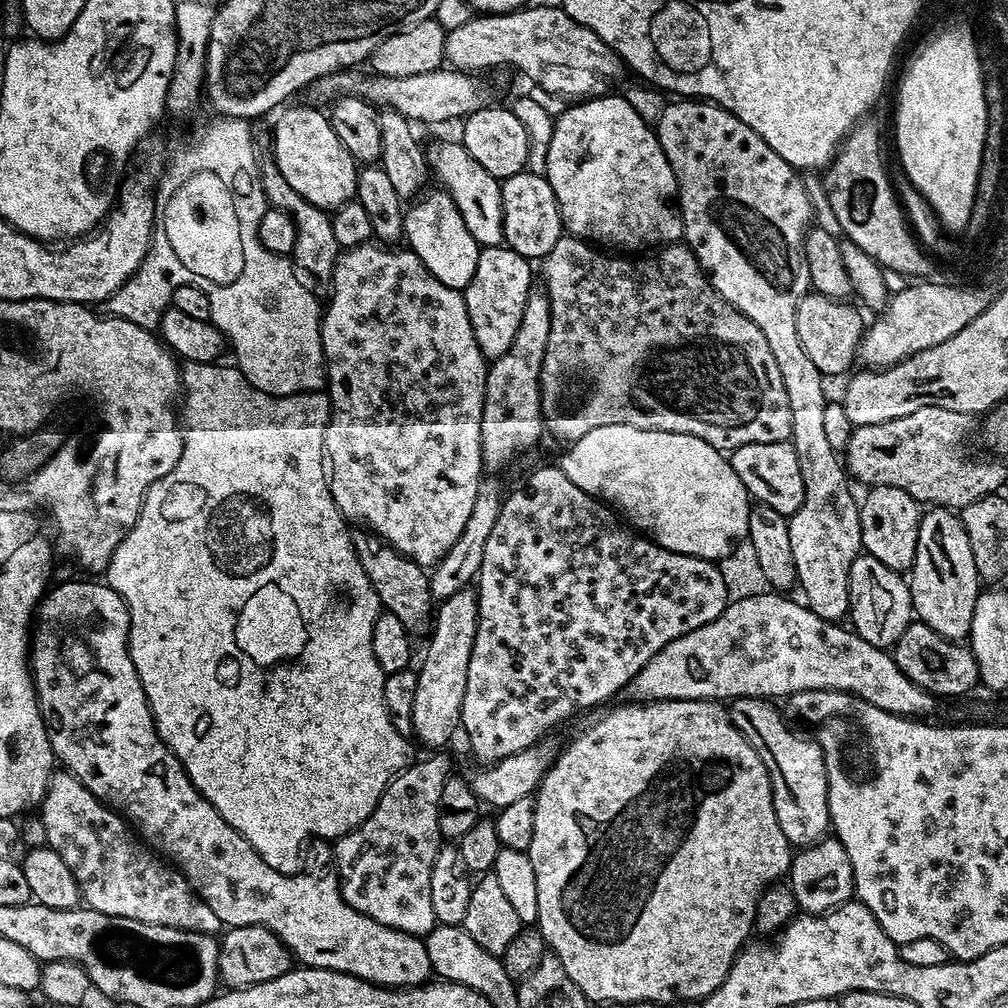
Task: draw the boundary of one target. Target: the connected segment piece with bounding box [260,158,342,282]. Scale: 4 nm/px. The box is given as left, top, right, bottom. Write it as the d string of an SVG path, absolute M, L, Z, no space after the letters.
M267 159L260 160L260 185L264 191L264 197L268 199L271 207L280 208L292 216L296 227L296 237L290 259L300 279L305 282L311 282L311 280L331 281L336 257L342 251L340 243L334 238L331 215L325 209L306 202L306 198L302 198L302 194L298 194L298 190L294 190L294 186L290 186L290 182L286 182L286 178L282 178L275 159Z

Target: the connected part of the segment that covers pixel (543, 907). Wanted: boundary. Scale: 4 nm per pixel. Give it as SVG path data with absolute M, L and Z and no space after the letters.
M649 700L647 702L631 702L632 704L620 704L617 708L609 710L605 716L600 716L585 732L580 732L564 749L559 749L558 755L553 759L547 774L540 780L540 787L534 793L536 809L534 810L534 838L530 838L528 847L528 857L530 862L534 862L534 879L538 881L538 914L536 915L536 924L544 936L547 947L551 955L562 962L566 974L570 974L570 982L582 990L582 994L589 1002L596 1000L600 1004L676 1004L679 1000L689 1000L695 1002L703 1000L705 996L710 995L714 990L722 986L730 966L736 960L736 956L745 944L749 943L753 935L754 925L756 923L756 907L758 898L764 893L765 888L770 884L777 883L781 878L787 877L788 868L792 865L794 849L788 843L786 834L782 834L782 826L778 826L778 814L774 814L774 798L772 797L772 787L766 766L762 758L746 742L746 738L736 729L734 722L728 716L727 707L723 703L715 700Z

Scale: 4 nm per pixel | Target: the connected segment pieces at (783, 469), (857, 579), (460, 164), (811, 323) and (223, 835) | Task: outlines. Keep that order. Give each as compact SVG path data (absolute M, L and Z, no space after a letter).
M754 442L746 446L731 449L730 459L734 474L742 482L749 497L757 504L770 506L770 510L778 510L778 514L793 516L802 506L804 483L802 469L798 467L798 454L788 442Z
M867 554L857 556L850 566L850 602L848 603L851 627L870 646L891 649L902 638L908 625L913 623L912 595L908 581L901 573L890 570L878 562L878 558Z
M436 140L432 145L430 143L427 145L426 155L431 175L435 178L437 176L444 183L441 184L443 191L449 192L454 198L454 202L462 214L462 222L466 222L466 230L470 230L470 234L474 234L477 244L486 248L503 245L504 219L502 218L502 194L500 193L501 181L496 180L494 174L482 170L482 166L478 166L478 162L474 162L474 158L470 158L463 143L453 140Z
M815 290L800 300L796 315L798 342L802 342L802 350L806 350L810 362L814 362L825 377L840 376L852 363L857 363L866 320L860 317L861 309L856 308L851 308L844 300L831 300Z
M84 579L88 580L72 580L69 584L58 585L53 592L52 589L45 591L44 598L40 601L40 607L36 610L34 627L30 632L32 682L36 686L36 700L40 704L40 717L44 719L46 734L52 747L53 757L59 763L61 760L64 763L61 765L67 771L71 772L73 776L77 776L82 782L82 786L86 786L86 790L90 790L90 794L98 797L112 811L121 813L129 825L161 857L171 861L185 878L187 878L192 889L204 899L206 906L210 906L210 910L214 910L214 914L218 914L221 925L237 928L238 926L257 924L266 930L270 930L288 947L293 957L305 968L334 970L342 974L357 976L360 980L365 980L371 984L378 984L385 988L411 988L425 983L433 975L433 970L430 966L430 954L426 954L426 946L424 945L423 939L419 936L406 934L402 930L394 930L390 926L382 926L382 922L374 922L374 918L370 918L366 914L354 910L354 906L347 904L340 893L340 877L337 876L333 864L334 852L329 845L328 848L324 845L327 843L320 842L320 845L313 850L312 857L309 860L307 857L306 867L303 870L297 871L295 874L274 870L274 866L266 866L266 862L262 862L262 858L254 850L254 846L250 846L250 842L246 842L246 838L242 838L242 834L238 834L238 830L234 830L228 825L226 818L222 818L222 814L218 814L218 810L214 810L212 803L192 785L190 778L180 764L180 760L165 746L162 738L156 733L156 723L152 717L152 711L148 705L146 694L142 690L142 682L138 678L138 670L134 670L134 662L128 653L128 608L124 604L124 599L113 588L108 587L107 583L100 582L100 584L95 584L92 581L95 579Z

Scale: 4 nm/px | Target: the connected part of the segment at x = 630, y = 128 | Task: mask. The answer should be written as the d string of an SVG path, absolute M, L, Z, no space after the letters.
M597 94L591 98L581 99L573 106L565 107L562 115L555 117L554 134L550 134L550 150L546 154L546 166L543 170L543 176L550 182L550 190L554 190L554 198L558 202L558 210L566 210L568 206L574 206L578 202L578 198L588 190L588 188L676 188L676 175L670 166L670 162L666 158L666 154L662 150L660 140L656 137L655 131L650 127L649 121L643 120L638 114L638 110L634 110L634 106L630 106L630 102L624 100L623 95L608 96L609 94Z

